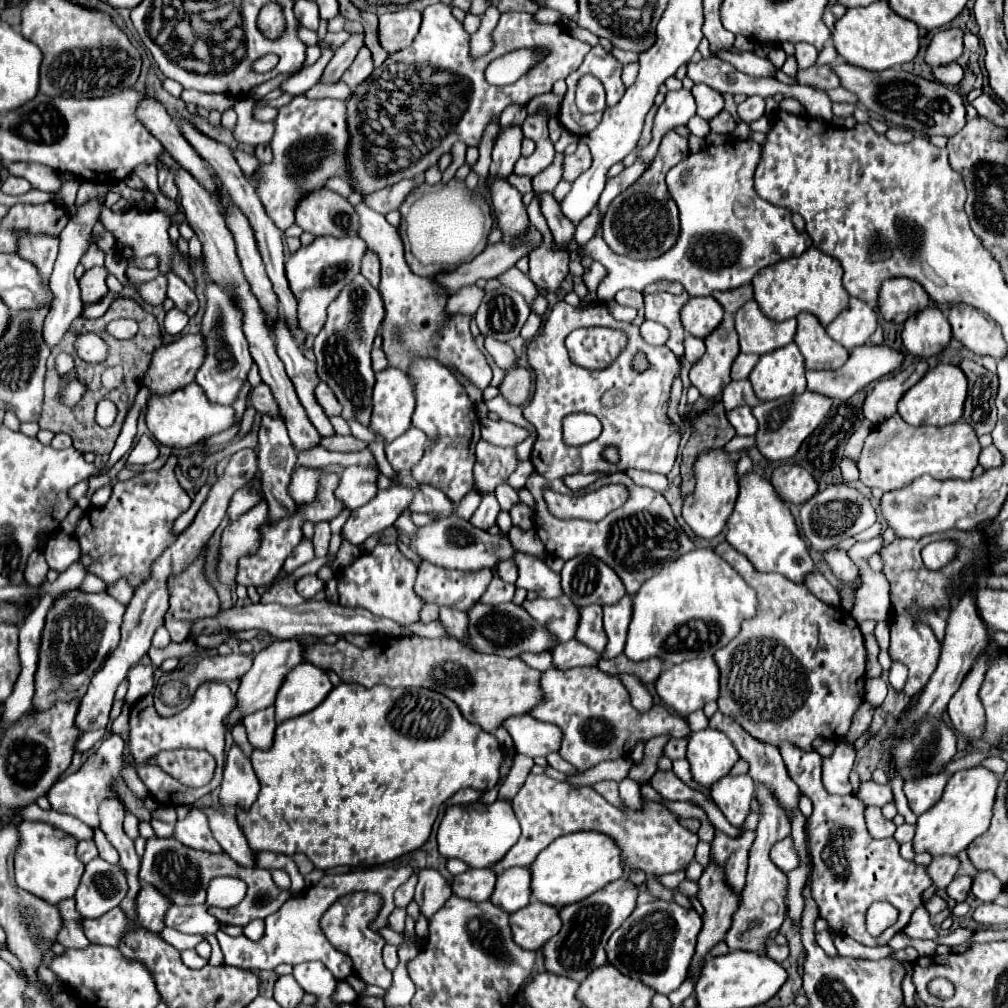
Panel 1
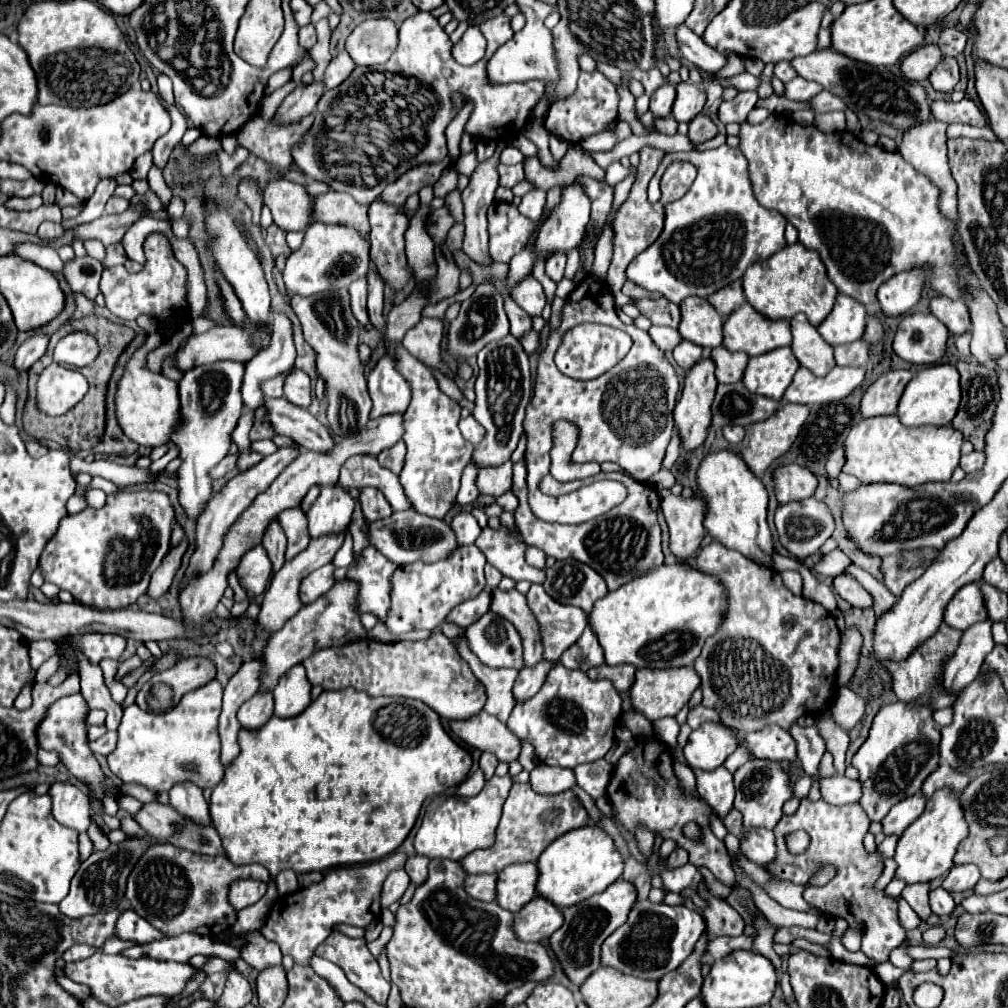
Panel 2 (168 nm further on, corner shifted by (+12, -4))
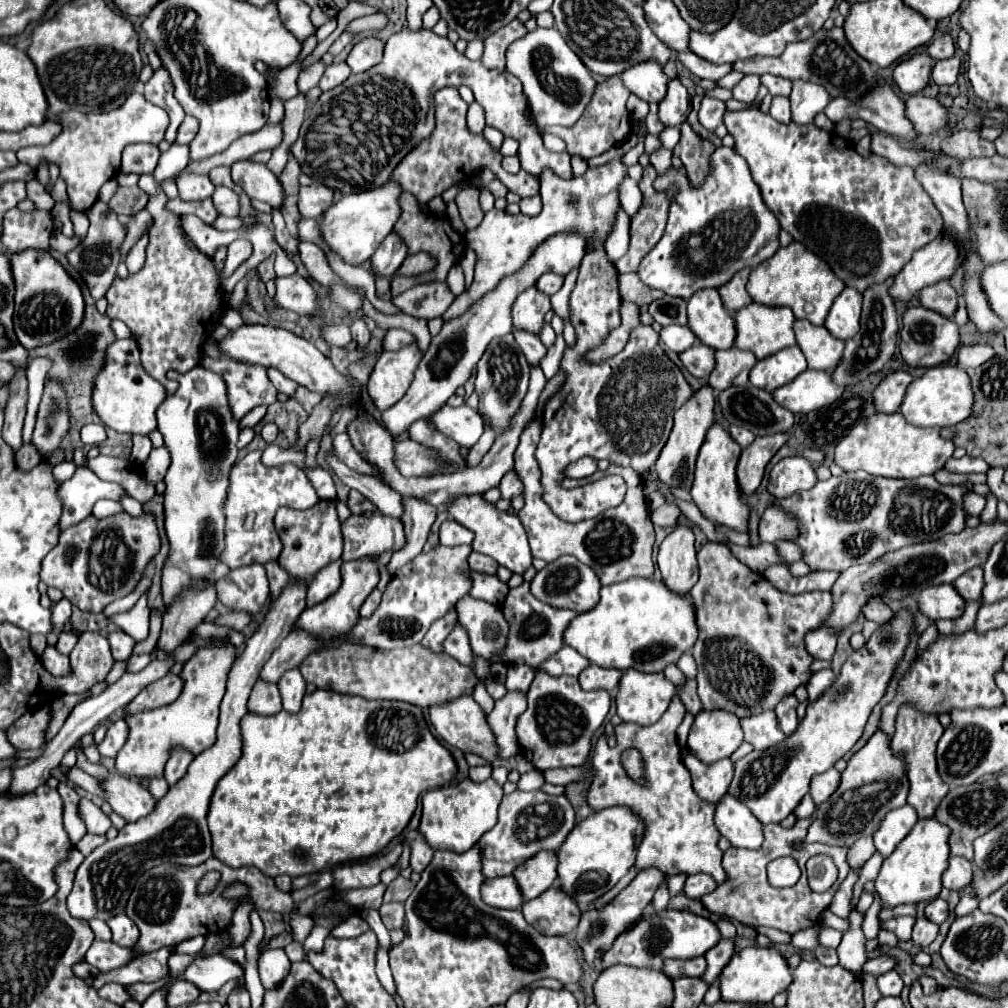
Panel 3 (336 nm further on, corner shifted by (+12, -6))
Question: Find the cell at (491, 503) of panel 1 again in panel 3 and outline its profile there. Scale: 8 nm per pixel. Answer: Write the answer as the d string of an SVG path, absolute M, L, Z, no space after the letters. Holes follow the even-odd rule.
M447 519L447 521L441 523L441 529L439 529L439 541L441 541L441 545L447 545L447 547L455 547L455 545L471 545L473 533L469 533L469 529L457 525L457 521Z

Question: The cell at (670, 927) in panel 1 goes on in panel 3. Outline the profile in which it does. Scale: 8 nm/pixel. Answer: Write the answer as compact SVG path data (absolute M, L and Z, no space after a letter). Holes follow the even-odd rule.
M667 911L651 913L637 923L633 923L625 933L621 933L613 947L605 953L601 959L603 969L611 965L633 965L633 967L651 967L661 969L665 957L671 959L691 959L705 955L711 947L715 947L721 941L721 933L717 925L711 919L699 917L689 911L673 911L673 919L667 915ZM669 949L669 951L667 951Z

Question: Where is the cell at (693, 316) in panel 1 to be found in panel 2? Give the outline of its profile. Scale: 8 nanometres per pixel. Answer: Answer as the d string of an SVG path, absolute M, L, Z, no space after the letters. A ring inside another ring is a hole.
M687 297L681 301L681 323L679 333L683 339L705 347L715 349L723 341L721 317L703 297Z

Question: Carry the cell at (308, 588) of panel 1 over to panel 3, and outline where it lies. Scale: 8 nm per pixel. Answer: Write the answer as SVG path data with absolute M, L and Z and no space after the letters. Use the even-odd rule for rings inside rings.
M341 561L329 563L329 567L323 567L321 573L315 575L311 585L307 587L307 605L317 605L329 595L333 595L341 587L341 573L339 573Z

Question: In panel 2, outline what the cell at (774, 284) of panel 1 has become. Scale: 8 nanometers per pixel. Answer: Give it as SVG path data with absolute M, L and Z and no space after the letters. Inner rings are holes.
M801 243L787 245L777 257L769 257L761 265L751 265L743 277L743 291L749 305L763 313L767 319L791 319L797 313L805 313L811 325L819 325L833 309L837 289L827 279L825 265L815 251L807 251Z

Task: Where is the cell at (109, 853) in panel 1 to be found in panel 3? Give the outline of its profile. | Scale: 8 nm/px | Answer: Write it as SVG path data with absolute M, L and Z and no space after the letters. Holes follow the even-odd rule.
M81 799L79 805L77 805L77 811L79 811L79 817L83 819L83 823L85 823L85 827L87 827L89 833L103 835L111 827L109 817L93 801L89 801L89 799Z

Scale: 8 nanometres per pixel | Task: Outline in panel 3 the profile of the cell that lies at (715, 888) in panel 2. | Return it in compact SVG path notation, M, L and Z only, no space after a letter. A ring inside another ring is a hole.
M684 873L669 877L668 889L671 897L674 897L682 892L683 883L685 882L686 879L687 875L685 875Z

